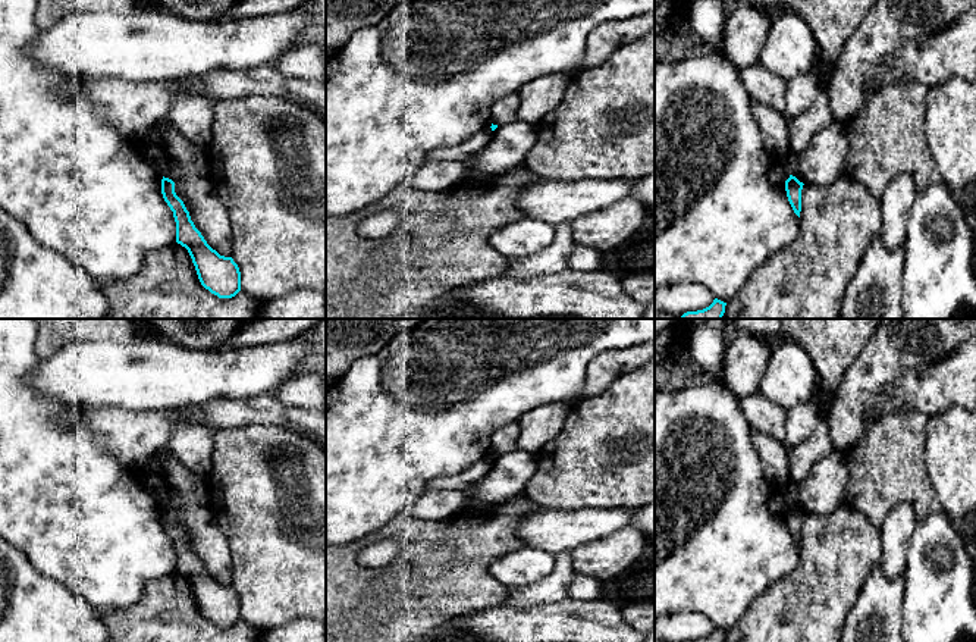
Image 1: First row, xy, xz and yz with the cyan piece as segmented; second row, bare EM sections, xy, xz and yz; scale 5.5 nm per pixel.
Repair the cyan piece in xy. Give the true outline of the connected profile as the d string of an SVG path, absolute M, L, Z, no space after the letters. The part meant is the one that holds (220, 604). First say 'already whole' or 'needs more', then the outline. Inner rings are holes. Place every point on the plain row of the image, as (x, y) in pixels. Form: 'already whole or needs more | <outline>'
already whole | M169 507L161 508L161 523L176 551L176 571L185 576L192 588L198 608L201 614L219 627L232 627L241 620L241 601L238 594L232 586L220 585L213 579L201 561L195 557L191 549L189 541L186 539L183 530L175 522L175 511Z

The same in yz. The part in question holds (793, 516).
already whole | M790 504L790 507L785 510L785 520L788 530L794 539L794 542L800 547L801 541L801 519L803 511L800 511L795 505Z

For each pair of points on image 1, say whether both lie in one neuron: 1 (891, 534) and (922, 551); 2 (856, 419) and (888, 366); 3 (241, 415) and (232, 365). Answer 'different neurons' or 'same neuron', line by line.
1: different neurons
2: same neuron
3: different neurons

